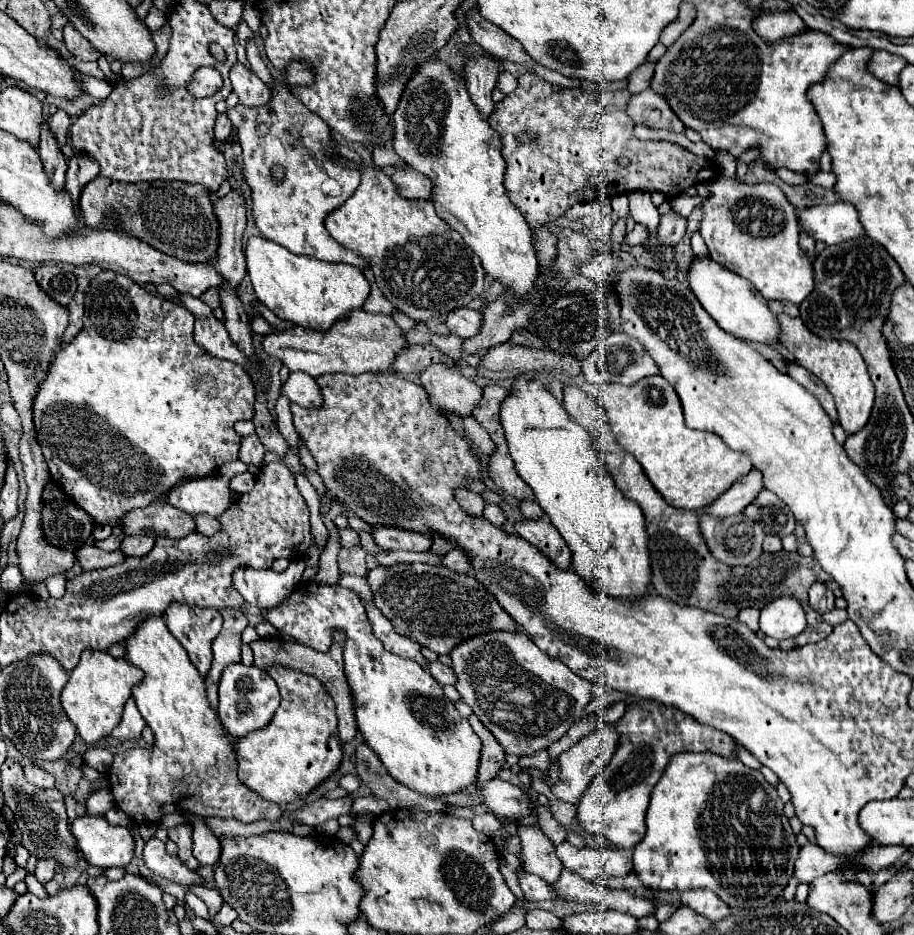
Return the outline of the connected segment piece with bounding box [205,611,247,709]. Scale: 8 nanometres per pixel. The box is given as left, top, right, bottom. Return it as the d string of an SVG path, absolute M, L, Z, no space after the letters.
M221 611L223 613L223 629L213 641L213 665L205 677L207 697L213 709L217 709L217 685L223 669L231 663L237 663L241 657L241 633L247 627L247 617L241 611Z

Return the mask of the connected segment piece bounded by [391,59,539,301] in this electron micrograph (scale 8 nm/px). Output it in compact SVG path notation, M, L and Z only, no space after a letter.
M431 59L425 63L415 75L413 81L407 83L405 93L397 111L393 113L393 149L395 153L415 171L423 173L435 185L431 191L431 201L435 211L441 219L445 219L465 243L479 255L483 269L499 281L505 291L511 295L513 301L525 299L525 295L533 289L535 279L539 275L539 265L535 257L535 249L531 245L533 231L521 211L511 203L507 189L505 189L505 159L501 155L501 141L499 135L489 127L487 121L481 119L477 107L469 99L465 89L465 81L461 77L453 77L453 71Z

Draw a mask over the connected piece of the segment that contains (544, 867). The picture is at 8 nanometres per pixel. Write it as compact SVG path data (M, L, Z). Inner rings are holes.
M521 825L519 839L523 845L521 859L525 863L525 871L539 875L549 883L555 883L563 871L563 863L555 855L555 845L537 825Z

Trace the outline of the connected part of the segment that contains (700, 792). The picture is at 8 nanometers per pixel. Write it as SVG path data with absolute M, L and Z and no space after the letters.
M677 753L653 789L647 833L633 849L633 865L635 875L649 889L709 889L733 909L751 909L765 907L781 895L793 877L797 855L799 845L783 813L783 801L759 771L713 753Z

